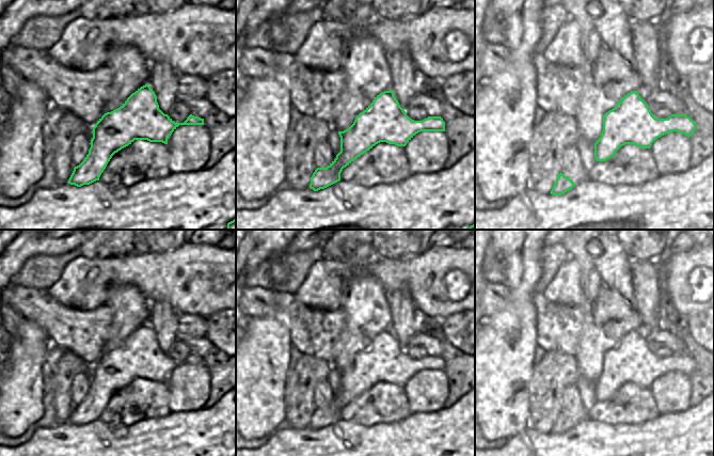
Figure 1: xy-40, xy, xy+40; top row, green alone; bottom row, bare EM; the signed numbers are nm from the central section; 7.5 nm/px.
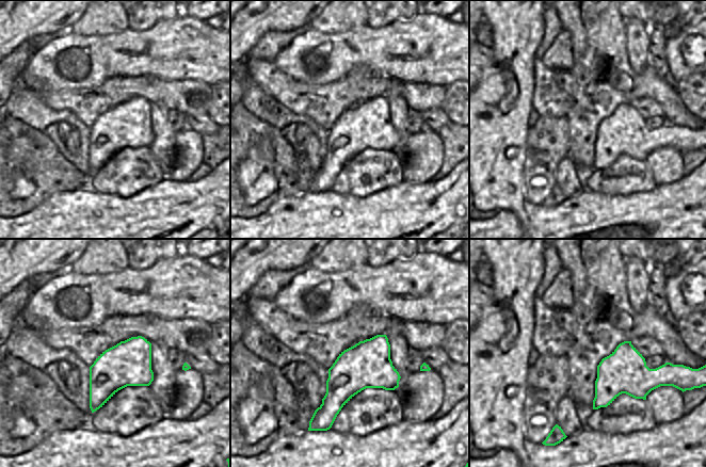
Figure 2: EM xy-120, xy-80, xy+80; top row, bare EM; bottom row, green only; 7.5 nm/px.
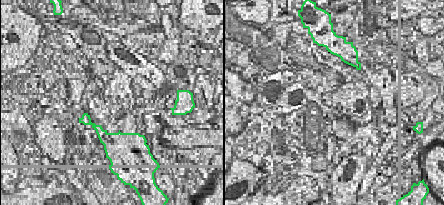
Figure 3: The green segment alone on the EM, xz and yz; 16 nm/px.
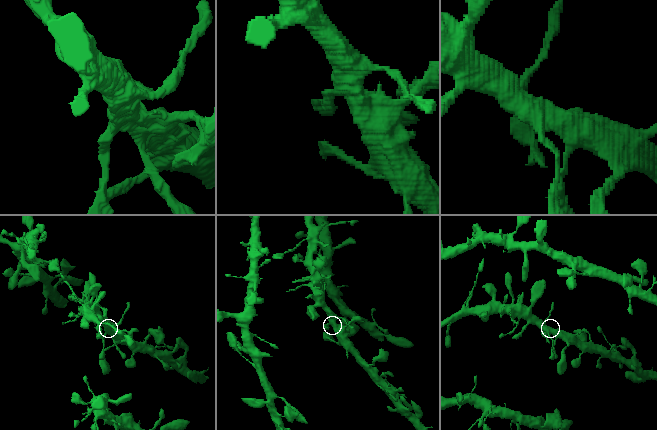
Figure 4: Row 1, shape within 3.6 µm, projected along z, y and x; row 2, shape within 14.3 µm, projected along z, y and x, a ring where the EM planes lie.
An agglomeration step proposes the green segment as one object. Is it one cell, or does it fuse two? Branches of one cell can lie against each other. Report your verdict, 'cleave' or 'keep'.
keep

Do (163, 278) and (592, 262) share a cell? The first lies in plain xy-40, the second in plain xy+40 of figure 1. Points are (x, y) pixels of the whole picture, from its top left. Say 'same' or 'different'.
different

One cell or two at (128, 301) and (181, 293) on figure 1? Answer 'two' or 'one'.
two

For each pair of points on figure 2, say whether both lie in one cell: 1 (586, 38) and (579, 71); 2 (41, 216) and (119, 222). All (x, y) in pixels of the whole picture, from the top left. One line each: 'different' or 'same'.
1: same
2: same

